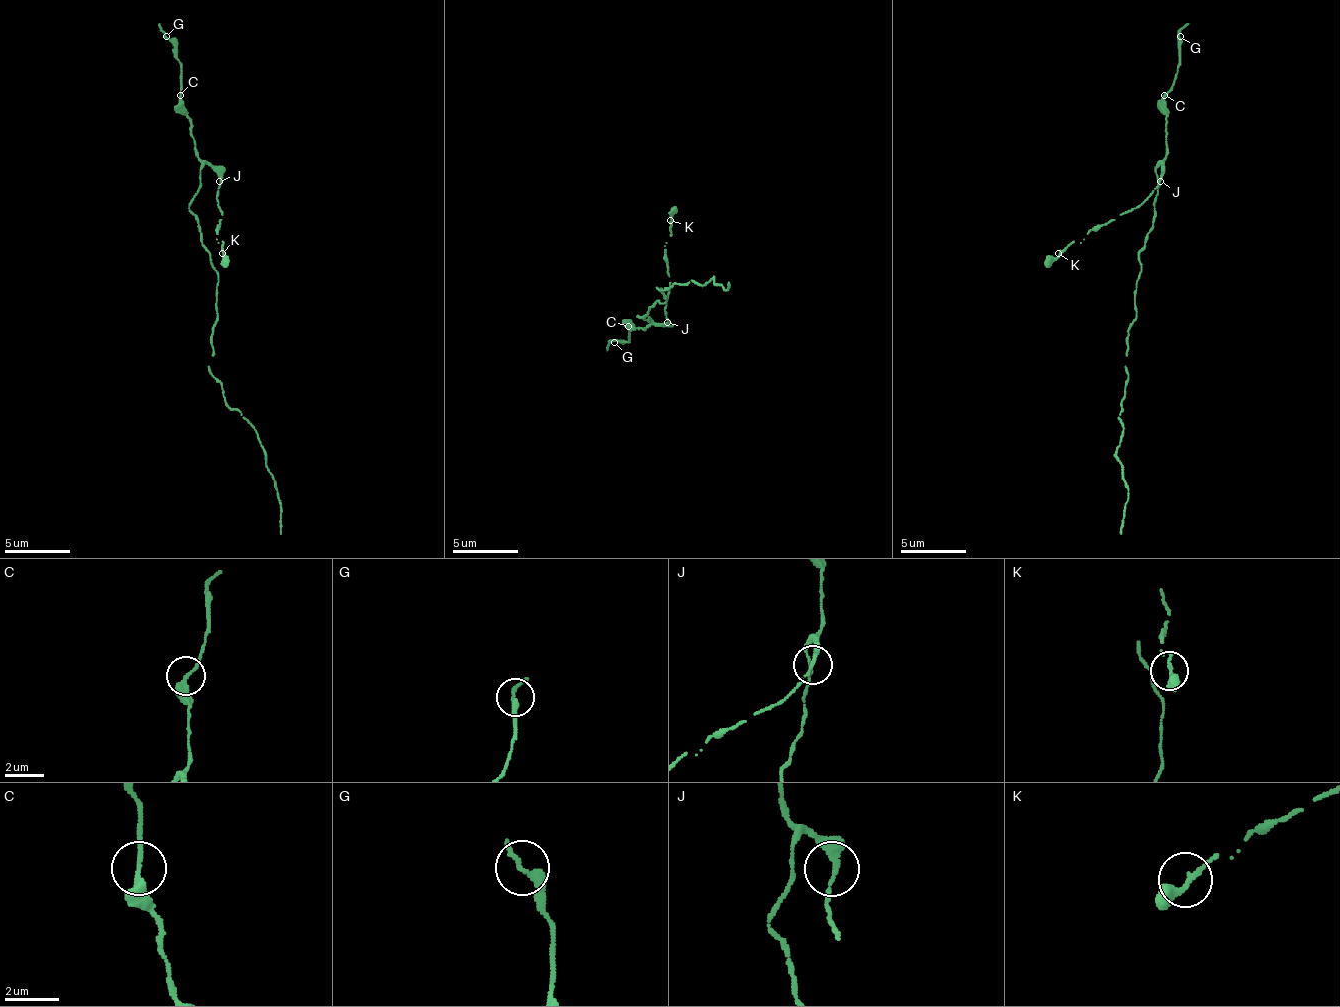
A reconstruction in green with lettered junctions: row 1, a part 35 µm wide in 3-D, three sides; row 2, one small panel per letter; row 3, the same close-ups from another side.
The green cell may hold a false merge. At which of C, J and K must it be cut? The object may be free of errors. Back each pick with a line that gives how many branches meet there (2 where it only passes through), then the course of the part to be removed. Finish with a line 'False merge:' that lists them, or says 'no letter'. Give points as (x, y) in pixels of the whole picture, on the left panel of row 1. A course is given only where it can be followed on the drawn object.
False merge: no letter

